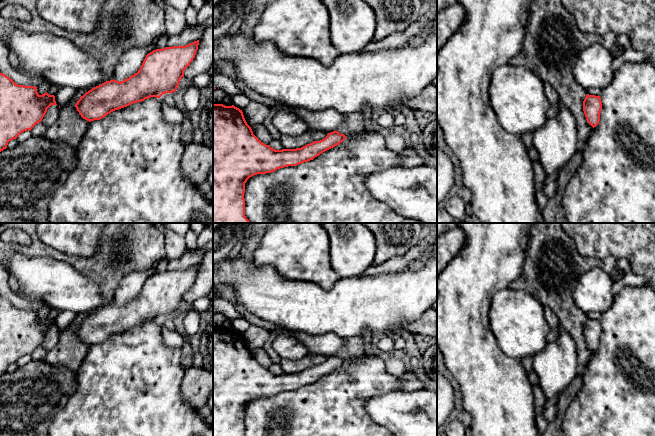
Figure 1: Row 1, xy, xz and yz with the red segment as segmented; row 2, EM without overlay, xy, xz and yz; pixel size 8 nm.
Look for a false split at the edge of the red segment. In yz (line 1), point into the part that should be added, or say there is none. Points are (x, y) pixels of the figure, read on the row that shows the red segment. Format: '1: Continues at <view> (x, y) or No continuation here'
1: No continuation here

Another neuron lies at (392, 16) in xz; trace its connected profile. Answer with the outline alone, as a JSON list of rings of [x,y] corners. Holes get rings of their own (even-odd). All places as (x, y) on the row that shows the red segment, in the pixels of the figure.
[[[364,0],[376,16],[374,41],[393,33],[405,31],[423,14],[426,4],[422,0]]]

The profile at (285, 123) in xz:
[[[277,111],[272,118],[272,124],[282,135],[300,136],[308,131],[310,127],[306,121],[293,113]]]

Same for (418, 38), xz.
[[[437,15],[430,22],[428,22],[418,33],[410,38],[409,44],[412,46],[421,44],[431,33],[432,29],[435,26],[437,26]]]

